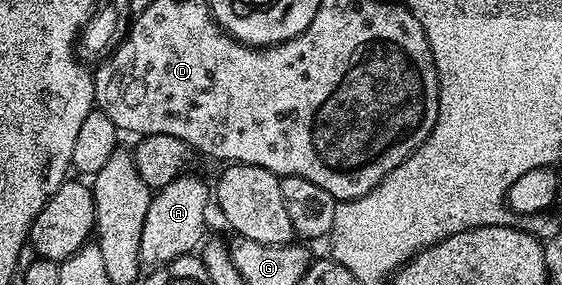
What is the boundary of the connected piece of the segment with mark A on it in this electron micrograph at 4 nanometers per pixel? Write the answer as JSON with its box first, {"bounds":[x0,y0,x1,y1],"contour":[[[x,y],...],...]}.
{"bounds":[140,175,212,265],"contour":[[[190,175],[177,176],[168,182],[168,186],[157,189],[151,195],[148,215],[144,217],[144,231],[140,233],[140,258],[143,265],[167,264],[181,256],[191,255],[203,243],[207,235],[206,207],[212,204],[212,188],[200,177]]]}

